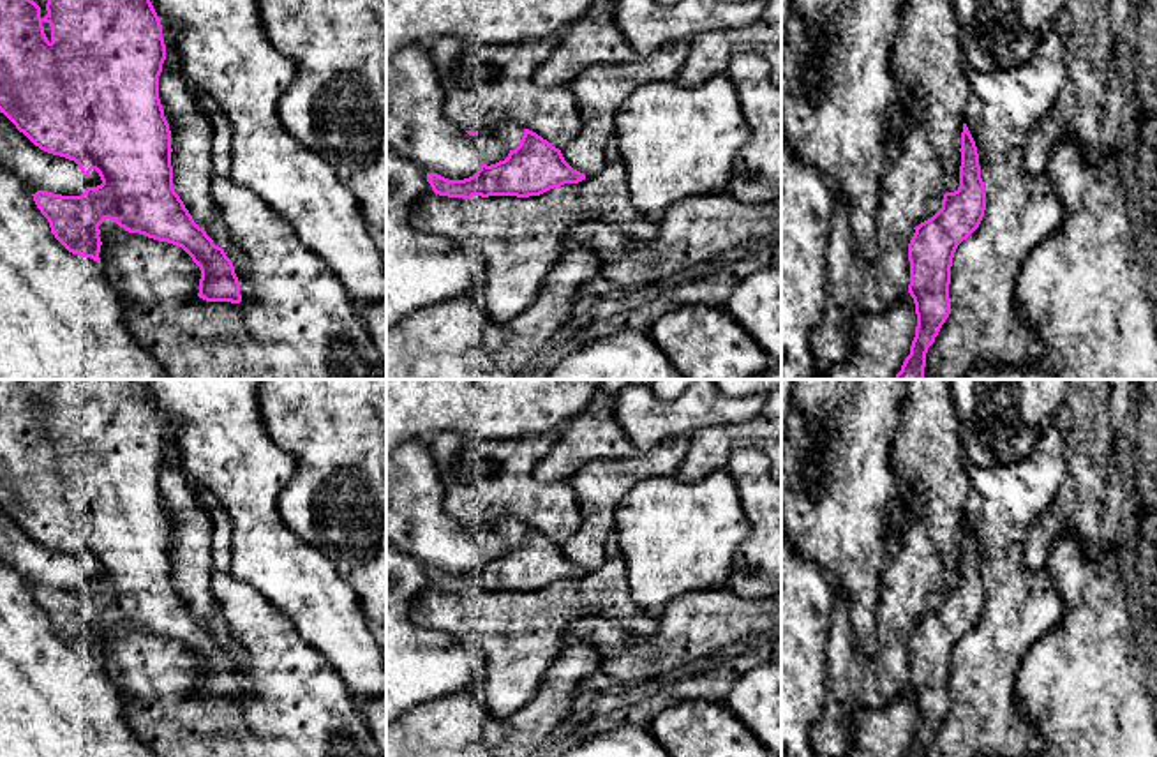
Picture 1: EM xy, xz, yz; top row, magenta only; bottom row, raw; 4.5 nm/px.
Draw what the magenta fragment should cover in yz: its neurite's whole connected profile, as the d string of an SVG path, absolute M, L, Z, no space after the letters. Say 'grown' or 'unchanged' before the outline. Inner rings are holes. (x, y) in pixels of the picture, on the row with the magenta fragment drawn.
unchanged | M963 124L959 187L945 192L942 208L915 226L908 244L910 284L917 326L901 371L894 379L926 379L926 353L951 314L951 266L958 245L981 224L986 210L984 182L981 178L975 141Z

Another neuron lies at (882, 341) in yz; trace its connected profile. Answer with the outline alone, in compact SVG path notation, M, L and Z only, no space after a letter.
M908 289L880 314L855 314L848 356L817 379L894 379L910 355L915 326L915 304Z

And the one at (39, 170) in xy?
M0 113L0 166L18 175L30 194L48 191L62 196L81 196L86 176L74 161L35 146Z

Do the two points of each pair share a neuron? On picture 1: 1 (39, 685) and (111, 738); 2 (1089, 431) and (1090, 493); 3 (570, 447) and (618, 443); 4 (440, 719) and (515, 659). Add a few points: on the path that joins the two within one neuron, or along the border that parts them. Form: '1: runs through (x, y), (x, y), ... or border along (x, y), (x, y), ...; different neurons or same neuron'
1: runs through (57, 703), (94, 738); same neuron
2: runs through (1089, 447), (1089, 477); same neuron
3: runs through (582, 442), (605, 442); same neuron
4: border along (477, 687), (485, 708), (492, 715), (510, 715); different neurons

